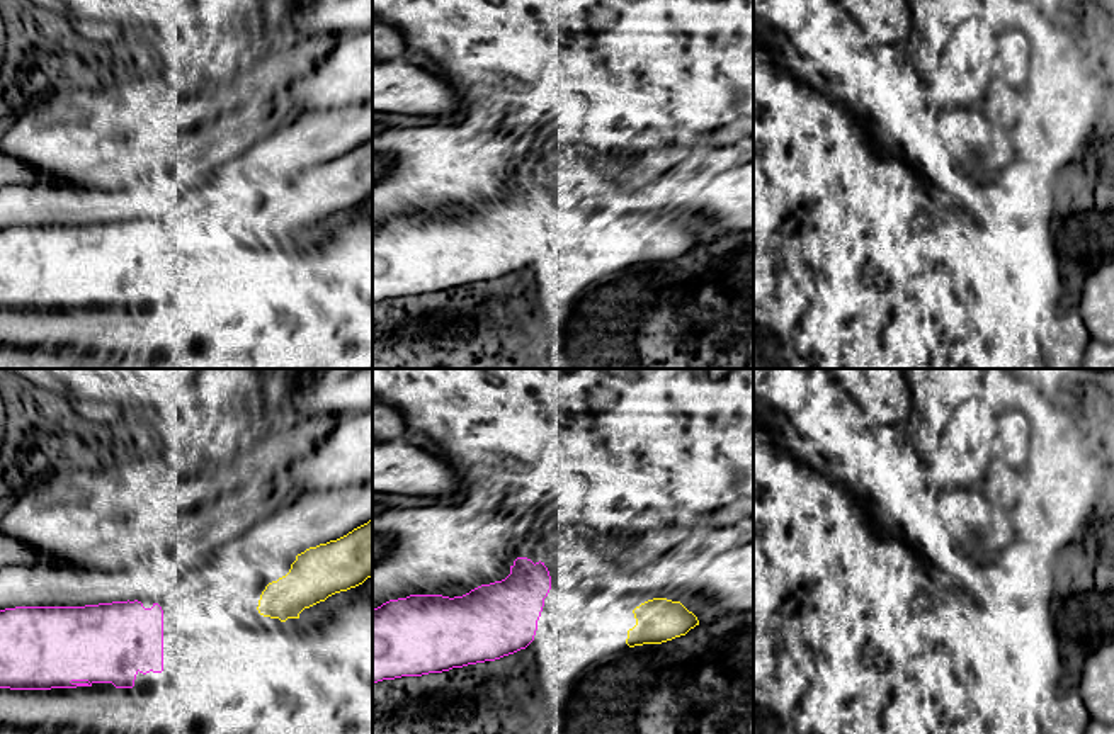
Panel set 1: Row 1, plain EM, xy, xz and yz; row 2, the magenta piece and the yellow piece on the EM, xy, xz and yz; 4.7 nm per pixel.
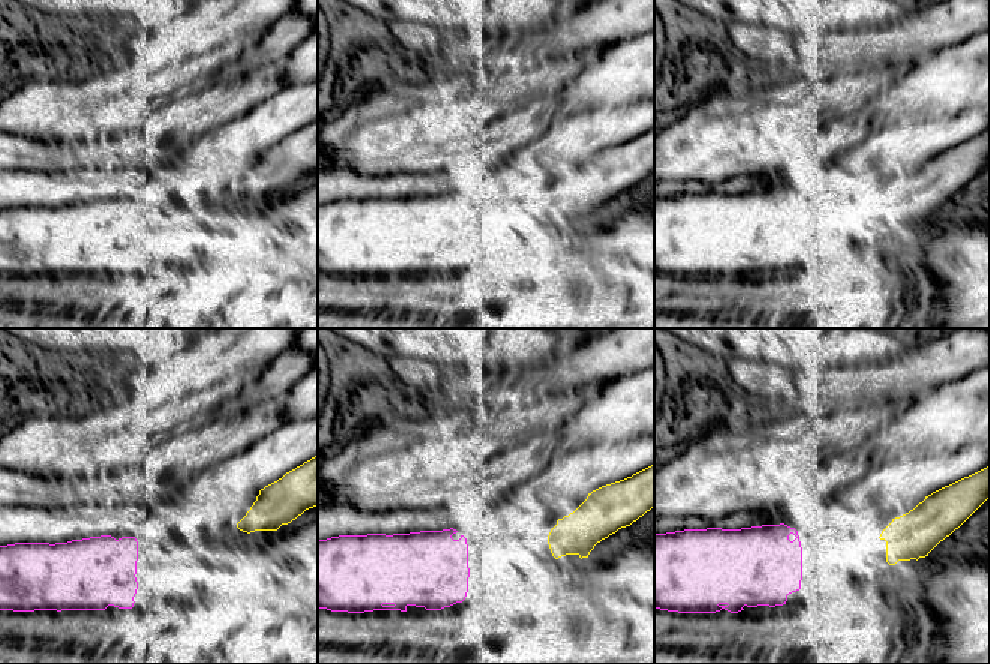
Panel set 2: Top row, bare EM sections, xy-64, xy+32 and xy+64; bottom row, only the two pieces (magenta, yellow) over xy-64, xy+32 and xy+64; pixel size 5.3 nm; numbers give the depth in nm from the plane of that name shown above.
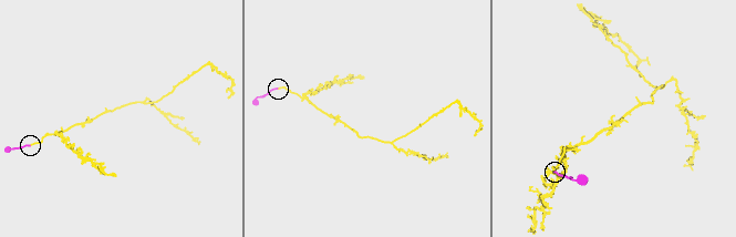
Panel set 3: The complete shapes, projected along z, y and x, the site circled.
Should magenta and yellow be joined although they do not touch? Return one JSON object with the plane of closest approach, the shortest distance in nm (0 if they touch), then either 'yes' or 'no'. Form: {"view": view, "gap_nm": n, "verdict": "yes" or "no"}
{"view": "xz", "gap_nm": 400, "verdict": "yes"}

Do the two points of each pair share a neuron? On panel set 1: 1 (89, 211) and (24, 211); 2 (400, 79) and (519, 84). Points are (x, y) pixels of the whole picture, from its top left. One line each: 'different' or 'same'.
1: same
2: different

